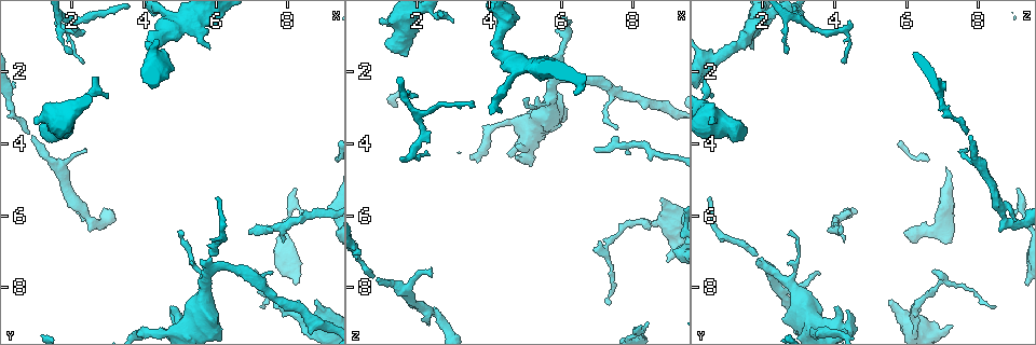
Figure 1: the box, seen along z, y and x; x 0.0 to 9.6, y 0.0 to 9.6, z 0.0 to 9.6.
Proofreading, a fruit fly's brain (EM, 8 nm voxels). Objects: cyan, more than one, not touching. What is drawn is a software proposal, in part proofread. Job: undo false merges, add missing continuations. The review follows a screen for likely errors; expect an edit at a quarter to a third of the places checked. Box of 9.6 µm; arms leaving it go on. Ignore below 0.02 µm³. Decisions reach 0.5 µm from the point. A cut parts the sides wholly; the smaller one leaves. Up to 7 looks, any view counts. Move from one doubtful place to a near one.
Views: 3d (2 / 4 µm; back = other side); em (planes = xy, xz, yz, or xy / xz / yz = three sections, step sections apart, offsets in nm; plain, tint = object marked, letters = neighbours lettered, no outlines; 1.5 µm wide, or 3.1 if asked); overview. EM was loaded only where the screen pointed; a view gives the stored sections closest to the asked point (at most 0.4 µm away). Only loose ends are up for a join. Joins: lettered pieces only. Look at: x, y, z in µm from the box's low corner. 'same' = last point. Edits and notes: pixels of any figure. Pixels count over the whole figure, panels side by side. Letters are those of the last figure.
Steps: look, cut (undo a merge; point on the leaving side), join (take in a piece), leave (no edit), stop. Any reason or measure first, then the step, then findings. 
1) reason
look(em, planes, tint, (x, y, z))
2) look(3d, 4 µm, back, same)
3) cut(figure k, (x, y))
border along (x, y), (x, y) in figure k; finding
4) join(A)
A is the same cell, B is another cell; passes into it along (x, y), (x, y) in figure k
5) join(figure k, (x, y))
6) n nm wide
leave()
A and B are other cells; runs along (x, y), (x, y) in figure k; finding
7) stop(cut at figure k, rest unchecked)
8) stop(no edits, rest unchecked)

thin end
look(em, planes, tint, (8.45, 5.85, 9.00))

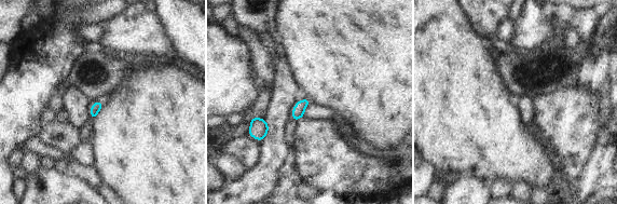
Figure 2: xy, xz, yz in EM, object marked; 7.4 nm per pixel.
see the neighbours
look(em, planes, letters, same)

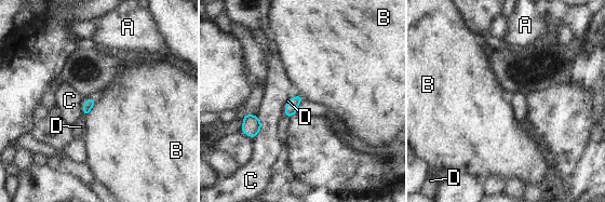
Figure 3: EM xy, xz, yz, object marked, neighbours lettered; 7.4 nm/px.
80 nm wide; C touches over 170 nm
join(D)
D is the same cell, A, B and C are other cells; it goes on there

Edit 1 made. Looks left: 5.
look(overview)

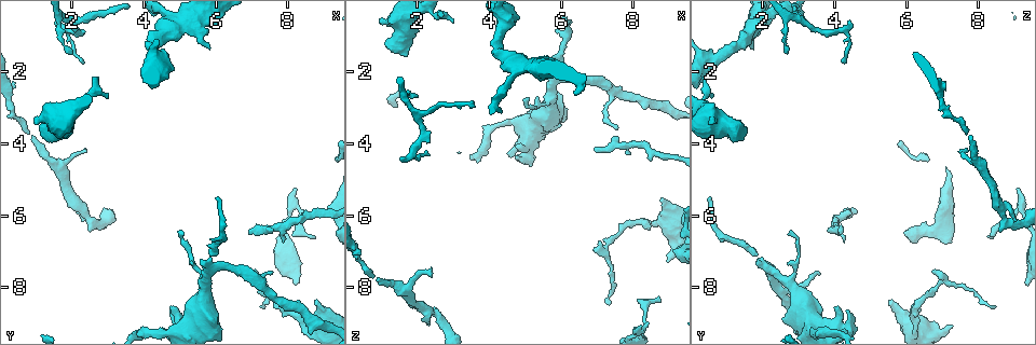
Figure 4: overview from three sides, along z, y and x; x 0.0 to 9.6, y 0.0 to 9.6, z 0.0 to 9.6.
look(em, planes, plain, (2.40, 6.05, 8.75))

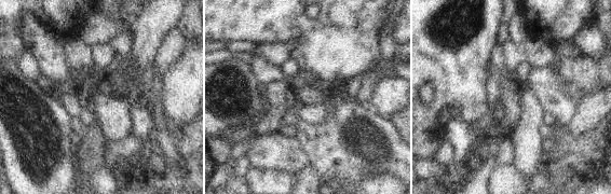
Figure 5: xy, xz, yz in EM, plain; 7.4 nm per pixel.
look(em, planes, tint, same)

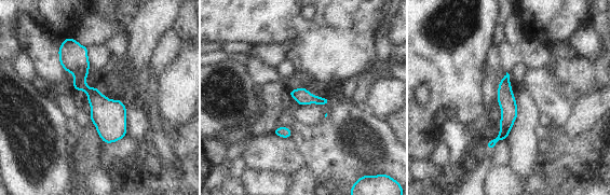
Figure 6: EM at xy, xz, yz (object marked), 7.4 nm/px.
look(em, planes, letters, same)

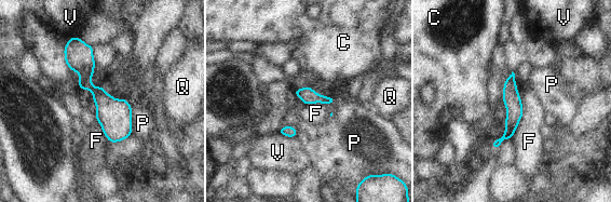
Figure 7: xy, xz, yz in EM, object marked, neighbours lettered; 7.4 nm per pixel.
110 nm wide
leave()
C, F, P, Q and V are other cells; runs along (75, 39), (85, 82), (120, 137) in figure 7; all the same neuron

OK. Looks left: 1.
stop(join at figure 3, rest unchecked)

